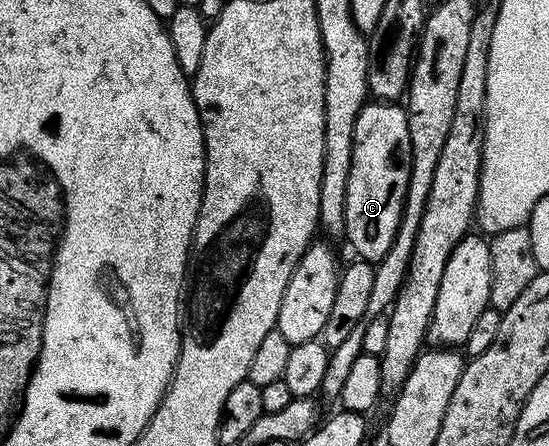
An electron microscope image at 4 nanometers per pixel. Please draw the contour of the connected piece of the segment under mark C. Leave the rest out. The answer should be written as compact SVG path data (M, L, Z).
M373 100L358 111L350 175L346 179L343 231L357 258L377 263L390 251L410 183L411 154L408 110L403 104Z

